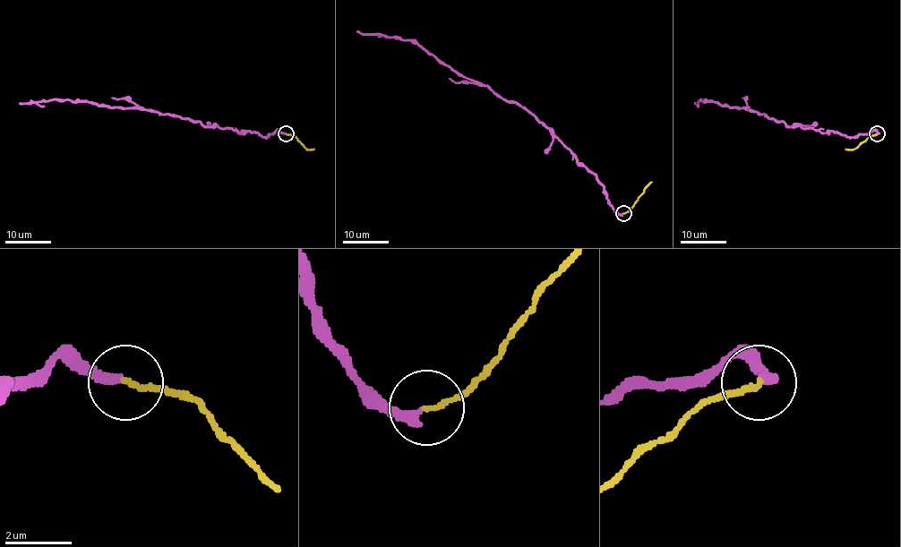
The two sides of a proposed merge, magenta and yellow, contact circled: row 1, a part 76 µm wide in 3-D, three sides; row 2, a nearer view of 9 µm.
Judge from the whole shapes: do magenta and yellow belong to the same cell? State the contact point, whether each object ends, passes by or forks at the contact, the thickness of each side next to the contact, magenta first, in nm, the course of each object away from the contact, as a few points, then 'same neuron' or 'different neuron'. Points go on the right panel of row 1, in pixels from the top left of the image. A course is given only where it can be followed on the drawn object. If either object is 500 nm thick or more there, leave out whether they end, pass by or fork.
(877, 133) | magenta ends | yellow ends | 320/160 nm | magenta via (877, 133), (873, 130), (847, 137), (799, 125), (787, 126), (750, 109), (700, 99), (695, 104) | yellow via (877, 133), (853, 149), (845, 149) | different neuron

